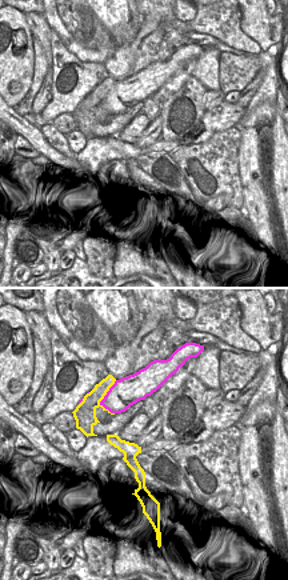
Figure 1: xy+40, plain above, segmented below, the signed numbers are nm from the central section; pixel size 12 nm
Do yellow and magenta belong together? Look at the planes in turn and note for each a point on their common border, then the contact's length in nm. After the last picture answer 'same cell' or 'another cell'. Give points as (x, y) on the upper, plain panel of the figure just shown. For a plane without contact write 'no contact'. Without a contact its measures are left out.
contact (103, 99); length 420 nm

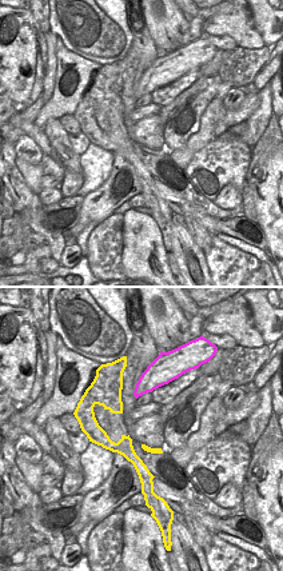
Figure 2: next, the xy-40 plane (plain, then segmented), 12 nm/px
no contact

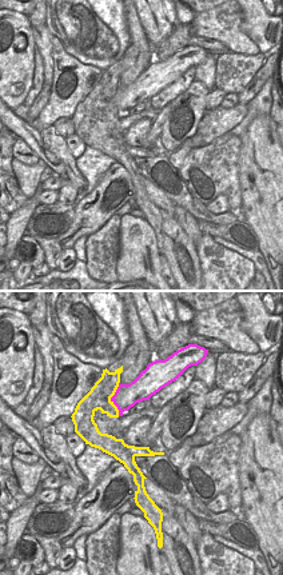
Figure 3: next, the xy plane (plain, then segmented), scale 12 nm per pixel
contact (110, 100); length 420 nm

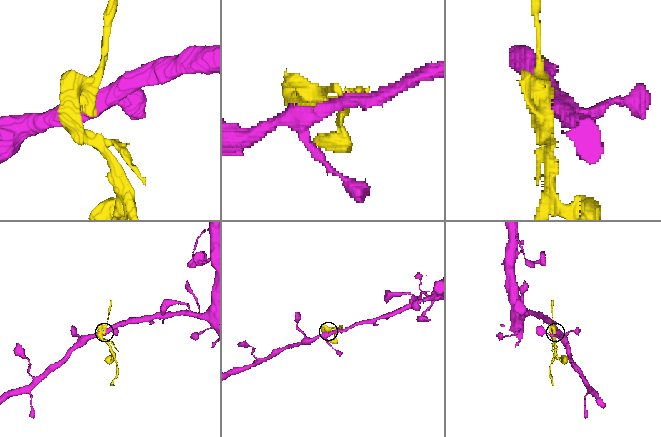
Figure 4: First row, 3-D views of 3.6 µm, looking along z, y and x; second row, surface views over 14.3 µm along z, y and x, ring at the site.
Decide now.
another cell

